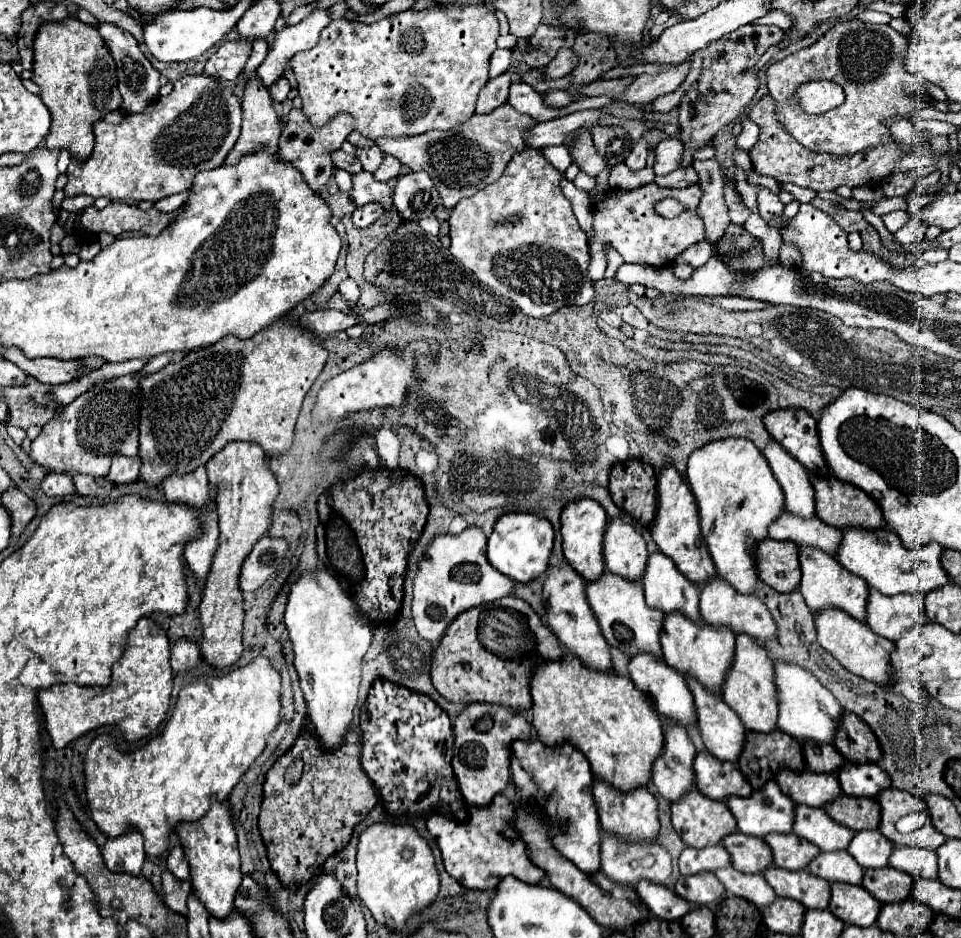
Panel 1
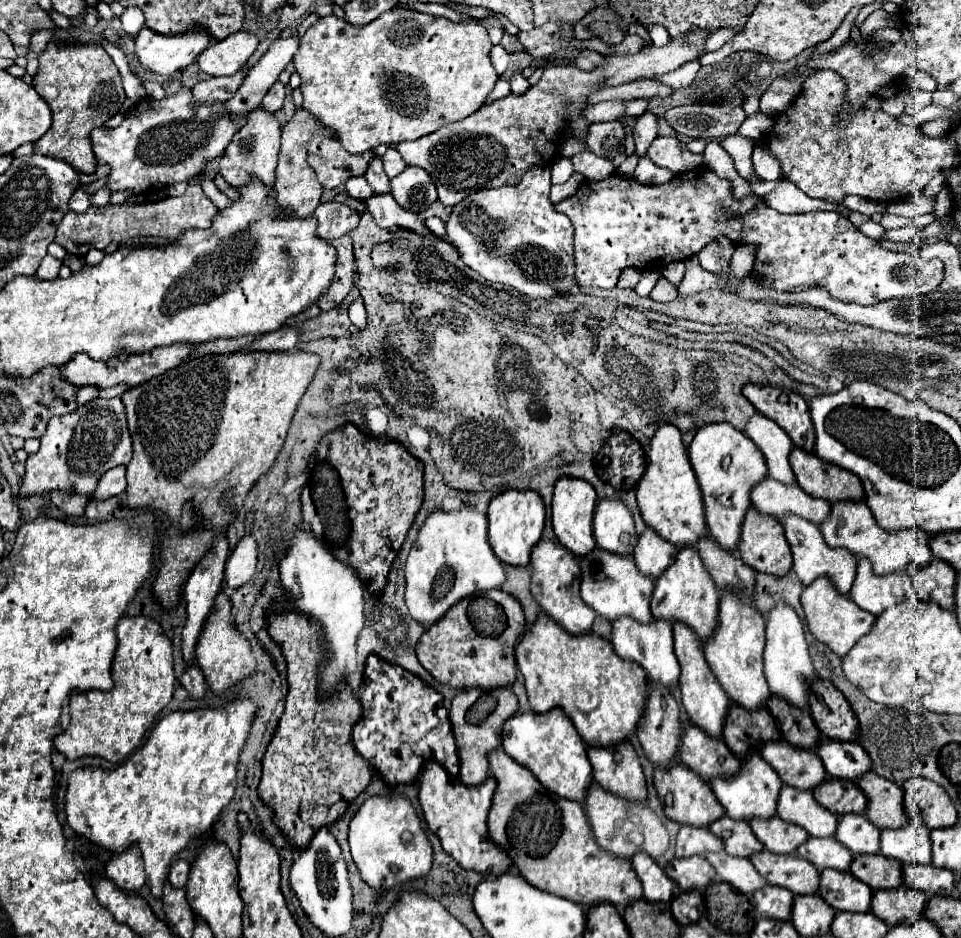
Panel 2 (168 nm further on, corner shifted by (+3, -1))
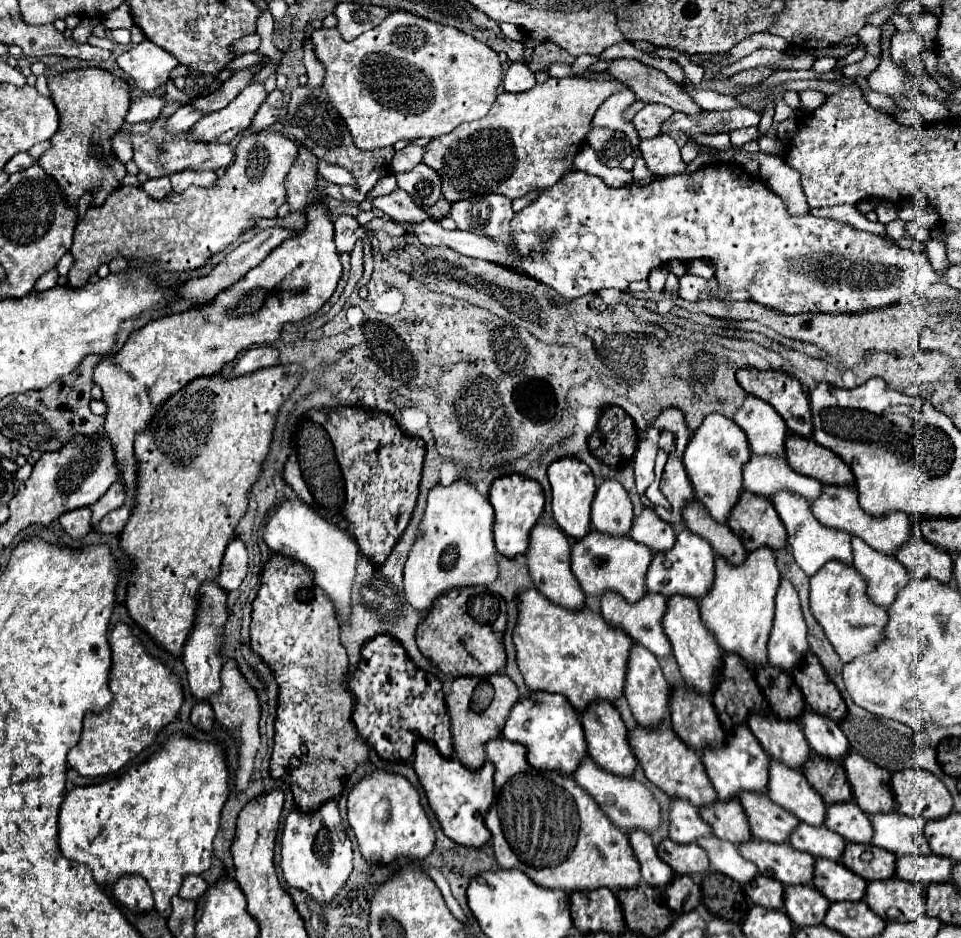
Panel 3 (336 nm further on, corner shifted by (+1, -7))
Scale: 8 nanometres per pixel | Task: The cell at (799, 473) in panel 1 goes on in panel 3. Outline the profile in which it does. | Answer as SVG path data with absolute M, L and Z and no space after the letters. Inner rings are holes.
M748 396L742 408L736 412L734 422L746 432L750 450L754 454L772 454L776 458L784 458L788 428L770 404Z

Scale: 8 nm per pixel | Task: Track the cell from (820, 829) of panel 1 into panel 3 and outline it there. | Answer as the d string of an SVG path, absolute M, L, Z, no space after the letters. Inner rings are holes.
M772 760L770 762L770 782L768 782L768 798L780 808L794 814L800 822L810 826L824 826L826 804L812 790L808 780L800 770L790 770L784 764Z

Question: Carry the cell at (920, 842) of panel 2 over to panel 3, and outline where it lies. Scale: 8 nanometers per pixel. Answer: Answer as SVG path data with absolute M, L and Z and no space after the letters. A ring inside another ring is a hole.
M900 812L870 816L874 826L872 844L896 854L898 858L908 854L930 856L932 850L924 838L924 818L908 818Z

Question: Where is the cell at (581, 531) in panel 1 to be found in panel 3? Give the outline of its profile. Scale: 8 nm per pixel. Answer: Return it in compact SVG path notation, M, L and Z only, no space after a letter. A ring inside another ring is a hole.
M562 458L548 466L548 478L550 478L550 486L552 486L552 512L554 512L554 520L560 526L560 530L566 536L570 536L572 540L580 540L580 538L588 536L592 530L590 506L592 506L592 500L596 494L594 476L592 476L590 468L584 462L580 462L578 458Z

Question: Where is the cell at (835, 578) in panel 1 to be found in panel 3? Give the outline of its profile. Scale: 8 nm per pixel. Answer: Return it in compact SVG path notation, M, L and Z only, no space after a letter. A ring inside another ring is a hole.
M776 494L772 504L788 532L788 544L792 546L792 556L806 576L814 576L830 560L840 560L846 566L852 566L852 548L848 534L840 534L840 530L824 530L824 526L816 522L804 498L796 498L796 494Z

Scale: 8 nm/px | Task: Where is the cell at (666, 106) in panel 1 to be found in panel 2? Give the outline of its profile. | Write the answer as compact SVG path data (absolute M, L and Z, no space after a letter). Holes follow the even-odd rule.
M640 98L640 100L630 100L626 102L626 116L642 116L646 112L646 104L648 100L646 98Z

